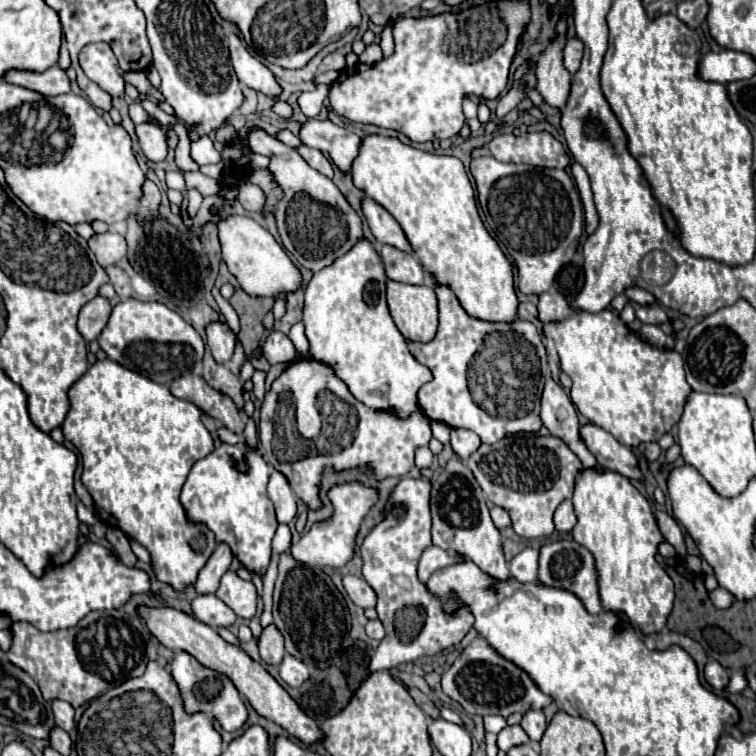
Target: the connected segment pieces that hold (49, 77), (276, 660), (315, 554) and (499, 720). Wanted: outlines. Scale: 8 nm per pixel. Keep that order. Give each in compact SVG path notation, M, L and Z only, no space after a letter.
M53 65L53 67L49 67L47 71L41 71L41 73L11 69L3 75L3 81L21 85L21 87L31 89L31 91L39 91L41 95L47 95L47 97L71 91L69 77L65 75L65 71L59 65Z
M269 625L267 629L263 629L263 635L259 639L259 655L263 659L263 663L267 665L279 665L285 651L283 651L283 637L279 635L275 625Z
M343 483L329 489L329 501L334 507L333 517L329 521L313 523L311 529L299 539L297 545L291 547L291 555L307 567L343 567L355 555L355 537L361 529L361 521L367 517L371 507L377 503L377 489L367 487L363 483Z
M487 715L487 717L483 717L483 725L485 725L485 731L499 733L507 725L507 721L499 715Z

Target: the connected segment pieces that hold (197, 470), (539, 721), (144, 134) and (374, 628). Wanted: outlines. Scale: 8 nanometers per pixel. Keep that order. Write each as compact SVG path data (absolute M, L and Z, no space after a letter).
M219 445L211 455L199 459L181 491L181 503L191 521L205 523L221 543L231 543L235 557L253 573L265 575L271 561L271 539L277 529L275 509L267 495L270 467L243 445Z
M527 711L523 715L521 727L525 729L525 733L529 735L531 741L541 741L541 737L545 733L545 727L547 727L547 721L545 721L543 711Z
M141 123L135 127L141 151L151 161L163 161L167 157L167 135L161 127L151 123Z
M375 619L375 621L367 621L365 631L367 631L367 635L369 635L371 639L383 639L383 635L385 635L383 623L381 623L379 619Z

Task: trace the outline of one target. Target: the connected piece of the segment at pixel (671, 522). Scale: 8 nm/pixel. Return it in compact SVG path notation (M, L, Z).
M659 511L659 513L655 513L655 517L657 517L659 529L663 531L665 539L675 547L675 551L677 551L677 555L679 555L679 557L685 557L685 555L687 555L687 547L685 547L683 533L681 533L679 525L675 523L675 519L673 519L673 517L669 517L667 513L661 513L661 511Z

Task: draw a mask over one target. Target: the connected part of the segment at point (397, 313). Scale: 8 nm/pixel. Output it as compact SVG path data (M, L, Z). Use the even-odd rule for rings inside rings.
M387 283L387 303L407 341L427 343L437 333L437 295L429 285Z

